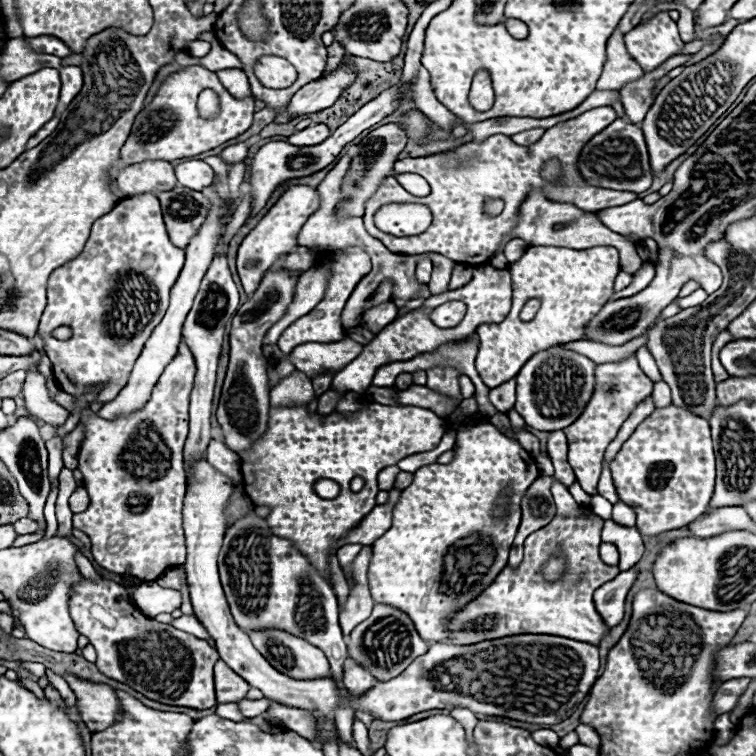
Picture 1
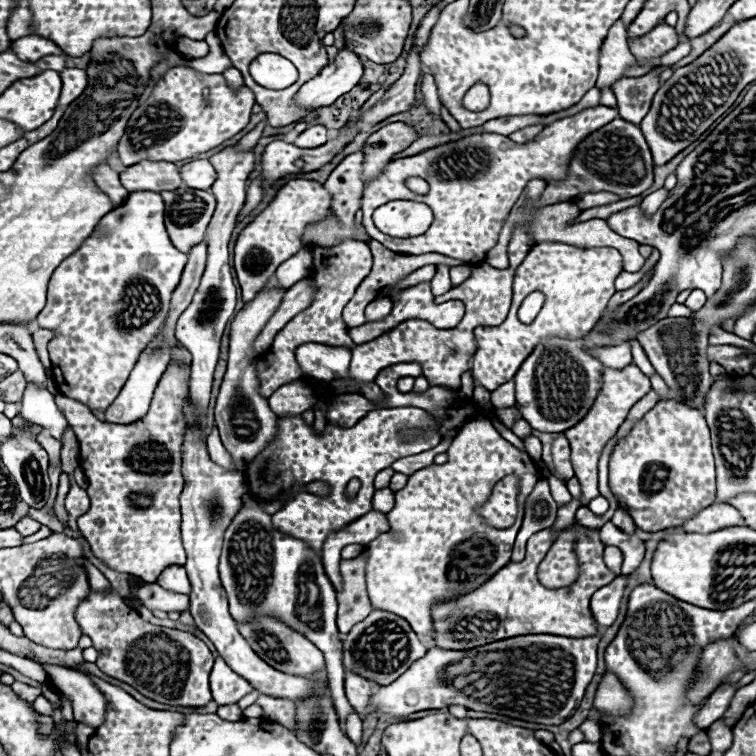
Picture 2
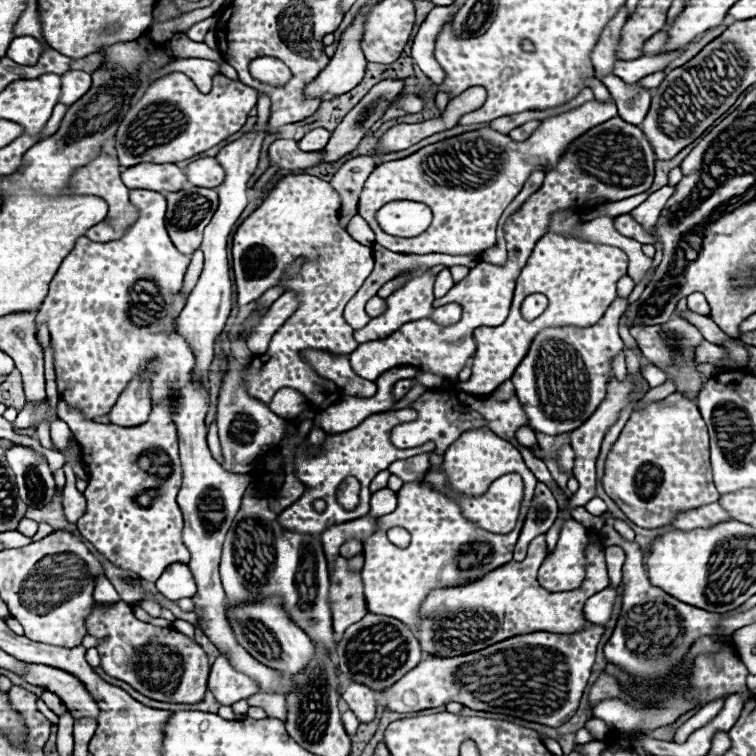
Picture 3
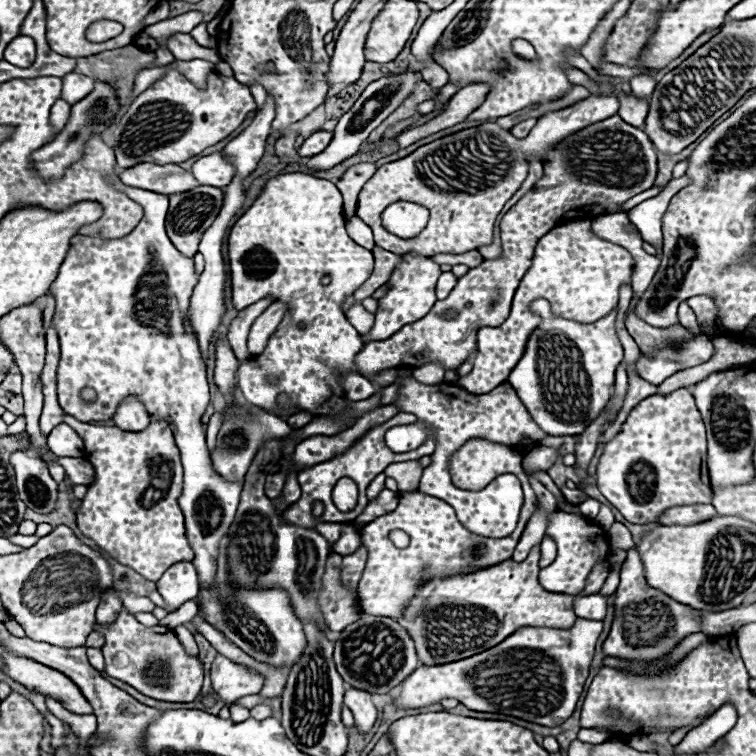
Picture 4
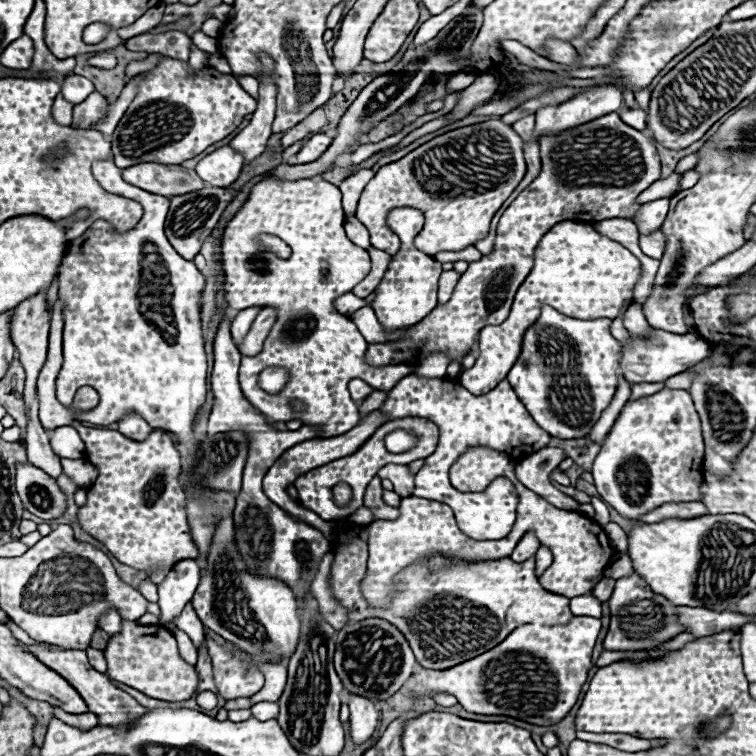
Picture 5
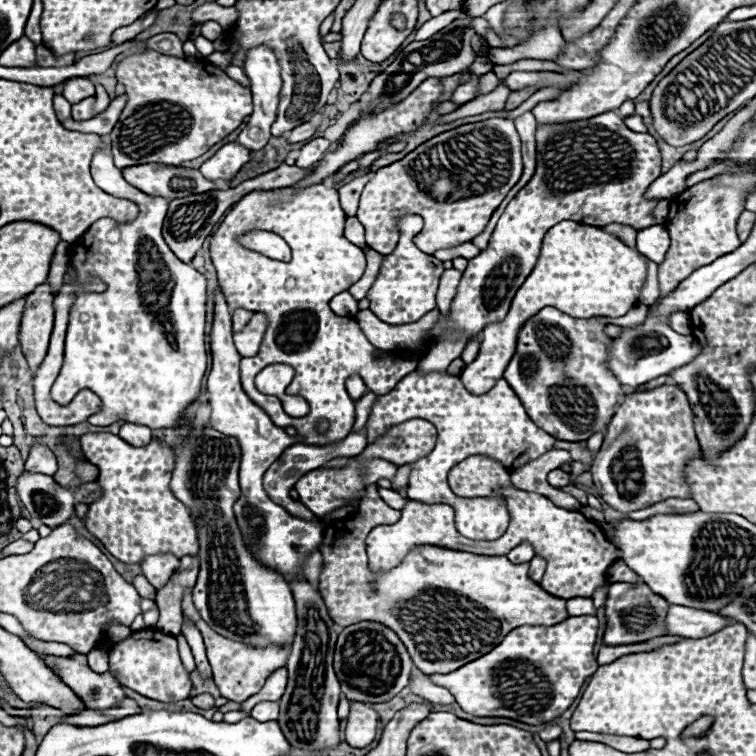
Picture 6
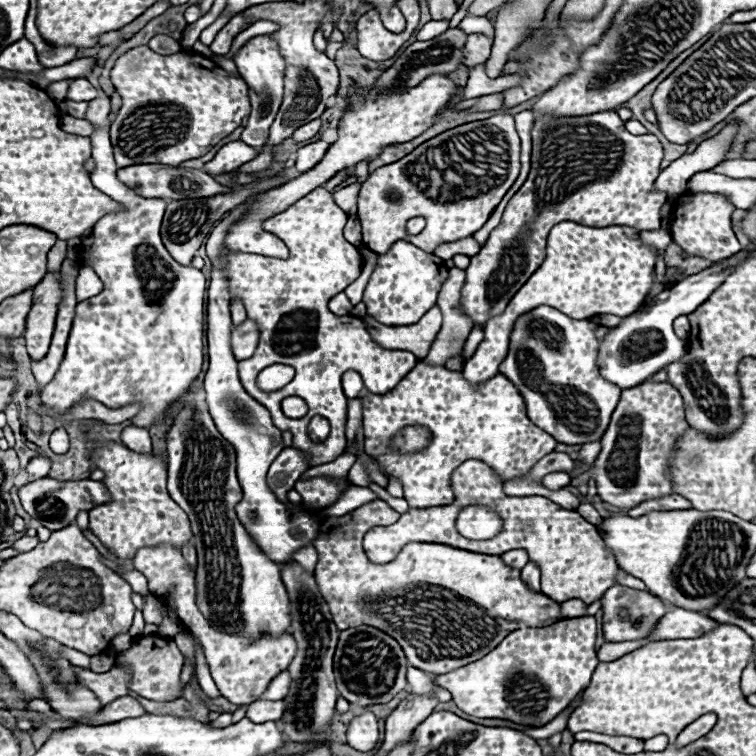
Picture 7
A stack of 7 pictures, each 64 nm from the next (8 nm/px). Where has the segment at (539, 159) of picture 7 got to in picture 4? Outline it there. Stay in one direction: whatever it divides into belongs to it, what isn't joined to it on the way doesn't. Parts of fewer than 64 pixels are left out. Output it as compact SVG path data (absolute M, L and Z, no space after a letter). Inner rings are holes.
M612 116L562 140L548 152L544 162L544 176L536 186L514 204L500 222L500 236L504 254L500 260L484 260L480 266L470 268L466 276L458 280L448 298L438 300L430 314L400 328L394 336L380 342L368 342L356 354L354 362L358 372L366 378L374 378L382 370L396 366L422 366L438 362L444 370L458 370L458 366L470 358L476 350L476 332L482 326L500 326L508 314L512 296L530 268L536 242L548 234L556 224L572 218L594 218L612 214L628 198L654 186L656 178L656 150L650 138L628 126L622 118ZM456 310L456 318L444 320L442 312Z

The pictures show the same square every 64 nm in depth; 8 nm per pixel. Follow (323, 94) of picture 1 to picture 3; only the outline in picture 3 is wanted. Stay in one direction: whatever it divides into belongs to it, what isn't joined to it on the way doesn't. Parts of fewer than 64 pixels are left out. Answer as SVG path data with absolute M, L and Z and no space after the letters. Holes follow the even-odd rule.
M356 14L354 22L344 30L336 54L330 58L328 66L312 80L304 94L310 98L332 100L340 94L346 94L354 86L360 84L366 70L366 58L360 50L360 38L364 28L364 14Z

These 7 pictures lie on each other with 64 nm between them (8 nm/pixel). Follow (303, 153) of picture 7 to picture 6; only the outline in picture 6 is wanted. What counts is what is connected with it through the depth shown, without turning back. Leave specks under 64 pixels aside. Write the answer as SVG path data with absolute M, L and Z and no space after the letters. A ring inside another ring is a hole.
M314 138L314 140L310 140L306 146L300 148L300 156L296 160L296 166L300 166L300 168L316 166L324 158L328 148L330 148L330 142L326 138Z

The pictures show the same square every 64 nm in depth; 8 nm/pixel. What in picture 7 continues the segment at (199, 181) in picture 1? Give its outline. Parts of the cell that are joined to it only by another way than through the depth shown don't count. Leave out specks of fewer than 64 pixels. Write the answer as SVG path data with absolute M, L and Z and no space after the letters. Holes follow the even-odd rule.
M236 140L236 142L228 142L226 146L222 146L216 156L204 164L204 172L210 176L222 176L222 174L230 174L236 172L242 164L254 160L258 154L256 148Z

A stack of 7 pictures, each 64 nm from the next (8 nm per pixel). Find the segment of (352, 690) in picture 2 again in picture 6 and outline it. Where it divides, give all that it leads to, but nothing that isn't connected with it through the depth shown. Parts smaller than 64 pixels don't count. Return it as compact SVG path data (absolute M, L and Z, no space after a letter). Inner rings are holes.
M350 702L350 716L346 726L346 742L354 748L364 748L376 738L378 714L368 702Z

